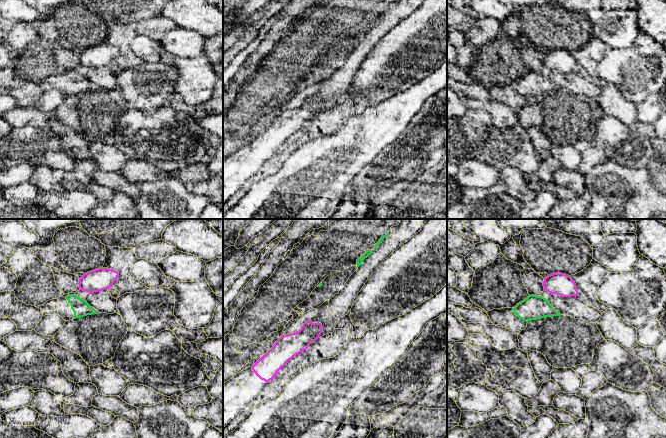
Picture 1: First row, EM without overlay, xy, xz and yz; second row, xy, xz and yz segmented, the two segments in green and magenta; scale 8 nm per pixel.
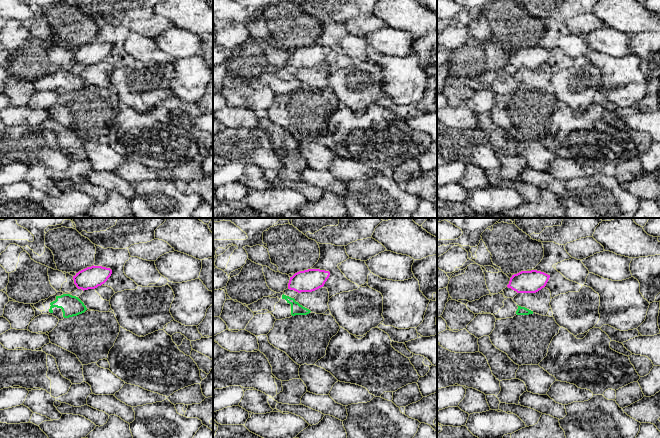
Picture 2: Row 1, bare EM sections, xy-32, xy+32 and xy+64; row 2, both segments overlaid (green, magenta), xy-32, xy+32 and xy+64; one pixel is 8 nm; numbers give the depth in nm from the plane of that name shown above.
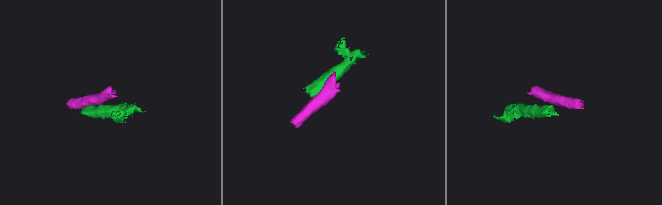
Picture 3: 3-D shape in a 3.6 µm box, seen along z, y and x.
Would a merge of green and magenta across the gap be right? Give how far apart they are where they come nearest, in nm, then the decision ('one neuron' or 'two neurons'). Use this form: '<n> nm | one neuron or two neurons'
60 nm | two neurons

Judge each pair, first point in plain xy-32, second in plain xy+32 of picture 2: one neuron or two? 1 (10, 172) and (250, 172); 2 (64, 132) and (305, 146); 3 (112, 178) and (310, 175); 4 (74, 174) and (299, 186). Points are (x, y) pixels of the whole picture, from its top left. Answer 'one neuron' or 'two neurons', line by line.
1: two neurons
2: two neurons
3: one neuron
4: two neurons

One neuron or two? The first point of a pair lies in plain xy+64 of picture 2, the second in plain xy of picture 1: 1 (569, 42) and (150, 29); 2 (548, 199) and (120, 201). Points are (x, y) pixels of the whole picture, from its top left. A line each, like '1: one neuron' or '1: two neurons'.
1: two neurons
2: one neuron

